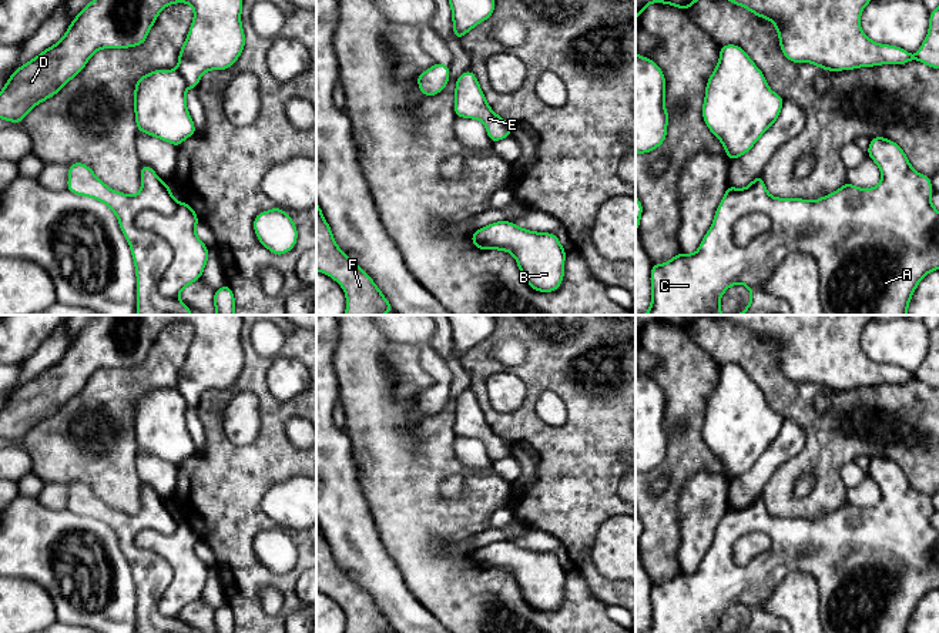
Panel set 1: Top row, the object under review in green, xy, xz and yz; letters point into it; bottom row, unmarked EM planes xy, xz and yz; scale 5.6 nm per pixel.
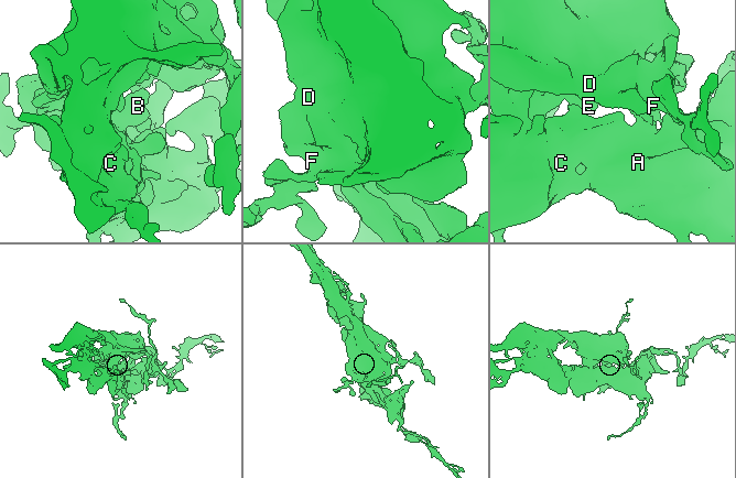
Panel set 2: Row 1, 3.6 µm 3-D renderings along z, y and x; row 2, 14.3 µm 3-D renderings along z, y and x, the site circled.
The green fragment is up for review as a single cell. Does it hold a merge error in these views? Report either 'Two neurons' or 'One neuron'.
One neuron

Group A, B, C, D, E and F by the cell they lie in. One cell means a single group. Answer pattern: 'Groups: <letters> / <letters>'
Groups: A B C D E F

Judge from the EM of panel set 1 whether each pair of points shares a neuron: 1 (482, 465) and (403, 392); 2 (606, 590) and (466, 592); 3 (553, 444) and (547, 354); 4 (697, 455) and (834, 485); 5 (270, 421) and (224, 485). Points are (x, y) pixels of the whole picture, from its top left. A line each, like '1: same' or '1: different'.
1: different
2: different
3: same
4: different
5: same

